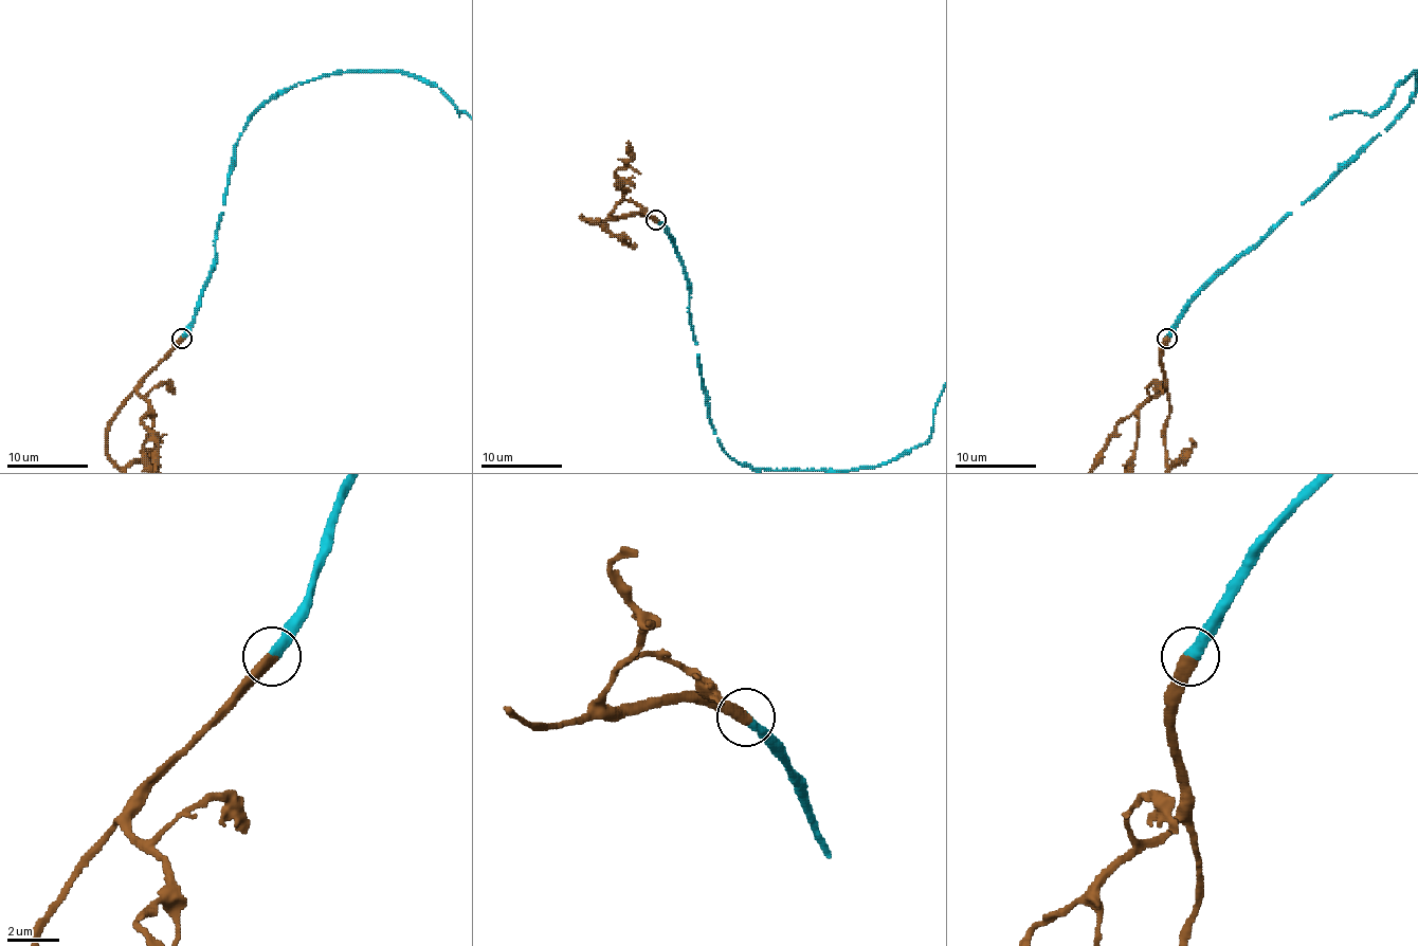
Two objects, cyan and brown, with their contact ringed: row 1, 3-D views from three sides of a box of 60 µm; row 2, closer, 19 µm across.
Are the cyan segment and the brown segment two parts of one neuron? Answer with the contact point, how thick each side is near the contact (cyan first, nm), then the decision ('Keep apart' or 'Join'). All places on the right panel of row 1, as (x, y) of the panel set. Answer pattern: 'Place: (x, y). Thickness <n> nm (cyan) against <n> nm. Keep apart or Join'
Place: (1166, 338). Thickness 360 nm (cyan) against 480 nm. Join

